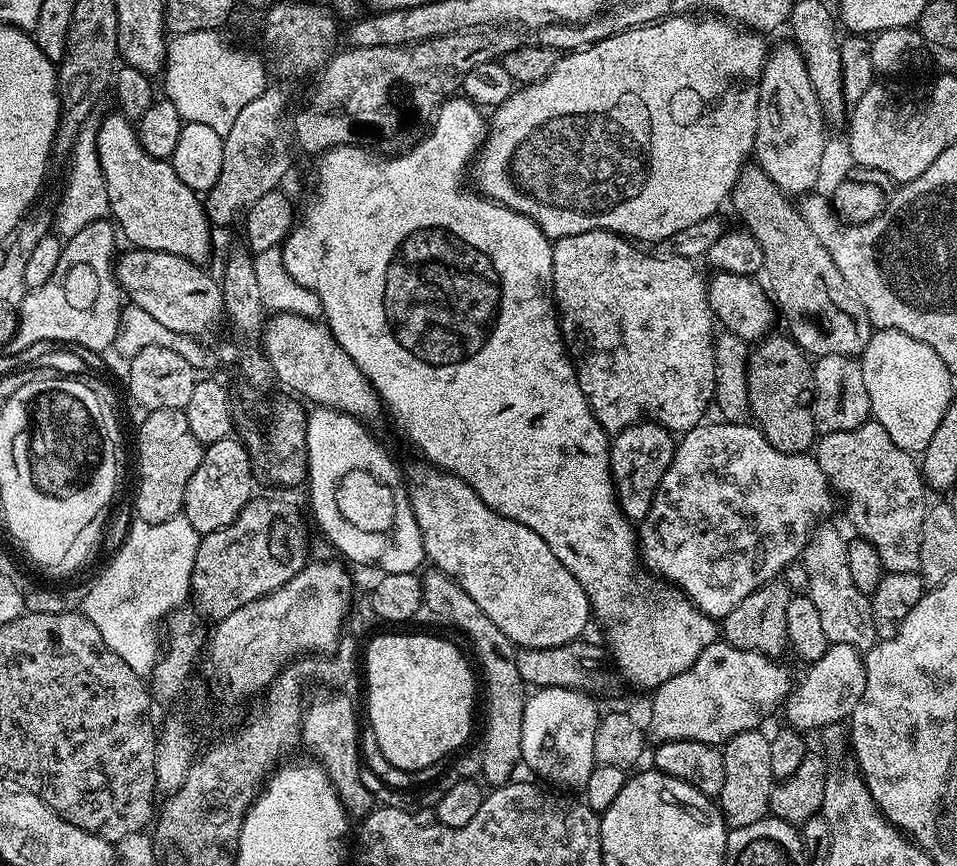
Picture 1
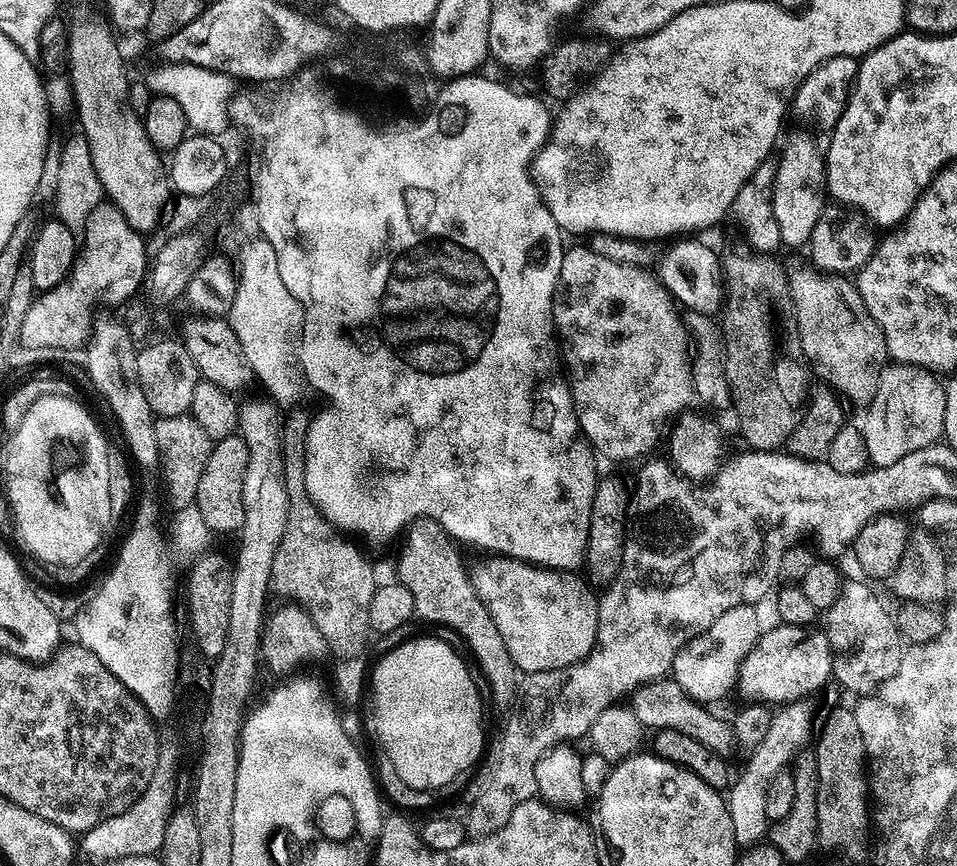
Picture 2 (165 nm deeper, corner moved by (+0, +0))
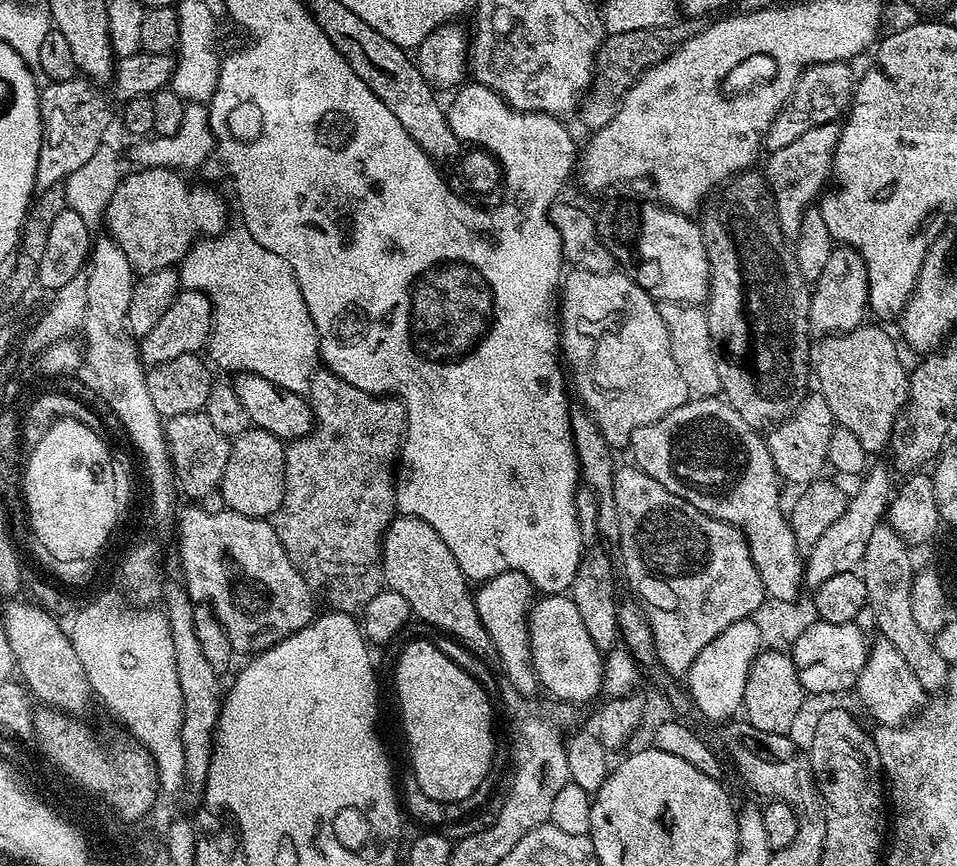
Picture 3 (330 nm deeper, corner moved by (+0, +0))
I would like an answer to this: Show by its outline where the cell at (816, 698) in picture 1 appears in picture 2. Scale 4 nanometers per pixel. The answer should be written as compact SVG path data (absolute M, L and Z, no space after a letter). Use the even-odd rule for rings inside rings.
M807 699L795 700L793 704L785 704L773 715L770 722L770 730L766 730L766 738L754 749L751 749L748 765L740 777L731 781L726 792L726 803L730 810L730 826L734 826L734 838L737 845L755 846L767 837L770 821L766 818L766 790L770 790L770 782L779 772L785 771L795 761L801 752L809 747L814 736L814 724L812 728L812 708Z

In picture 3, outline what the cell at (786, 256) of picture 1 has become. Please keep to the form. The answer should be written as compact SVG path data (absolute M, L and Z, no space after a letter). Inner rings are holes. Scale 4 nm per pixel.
M865 322L852 332L828 334L823 337L820 345L814 348L814 380L820 383L819 395L826 398L839 427L850 430L862 442L862 446L870 454L876 454L884 448L884 443L893 435L892 423L897 423L902 409L908 399L909 373L904 372L904 364L900 361L900 352L896 344L880 328L871 322Z

